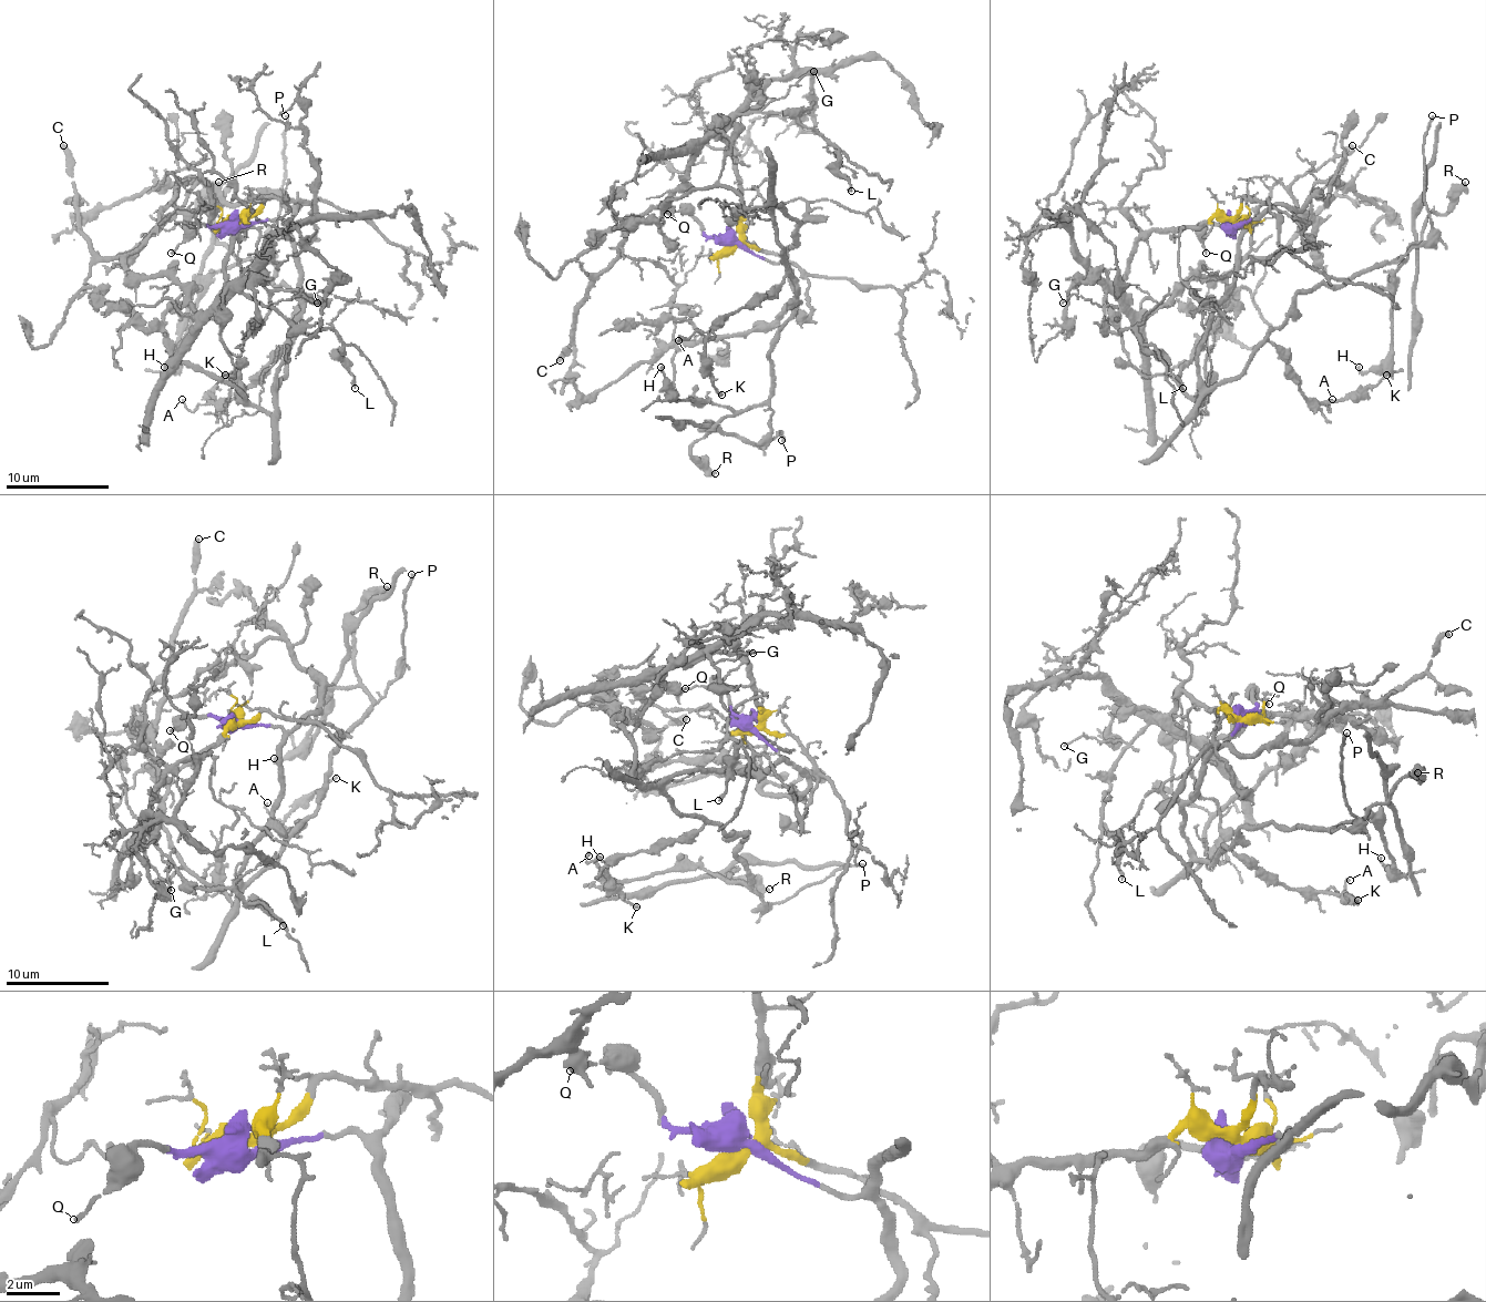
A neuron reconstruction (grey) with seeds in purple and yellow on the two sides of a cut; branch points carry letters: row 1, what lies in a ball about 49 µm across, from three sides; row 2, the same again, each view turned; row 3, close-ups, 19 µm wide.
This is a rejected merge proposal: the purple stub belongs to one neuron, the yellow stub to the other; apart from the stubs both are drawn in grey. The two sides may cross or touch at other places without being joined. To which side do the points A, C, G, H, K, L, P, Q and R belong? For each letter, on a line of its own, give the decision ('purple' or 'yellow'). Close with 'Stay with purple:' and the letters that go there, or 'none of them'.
A: purple
C: yellow
G: yellow
H: purple
K: purple
L: yellow
P: purple
Q: purple
R: purple
Stay with purple: A, H, K, P, Q, R

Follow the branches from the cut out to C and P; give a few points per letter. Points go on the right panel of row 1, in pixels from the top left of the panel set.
C: (1237, 225), (1209, 217), (1145, 235), (1124, 299), (1153, 313), (1188, 279), (1279, 253), (1332, 196), (1353, 145)
P: (1235, 225), (1256, 219), (1198, 351), (1206, 387), (1240, 375), (1294, 297), (1396, 264), (1427, 237), (1433, 116)

